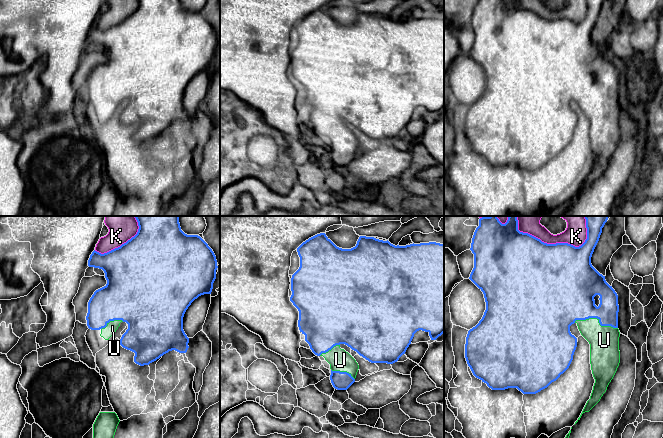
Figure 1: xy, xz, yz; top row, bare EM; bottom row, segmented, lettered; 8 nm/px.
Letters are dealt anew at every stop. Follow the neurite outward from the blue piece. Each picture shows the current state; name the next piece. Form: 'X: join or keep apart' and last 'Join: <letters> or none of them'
K: keep apart
U: join
Join: U

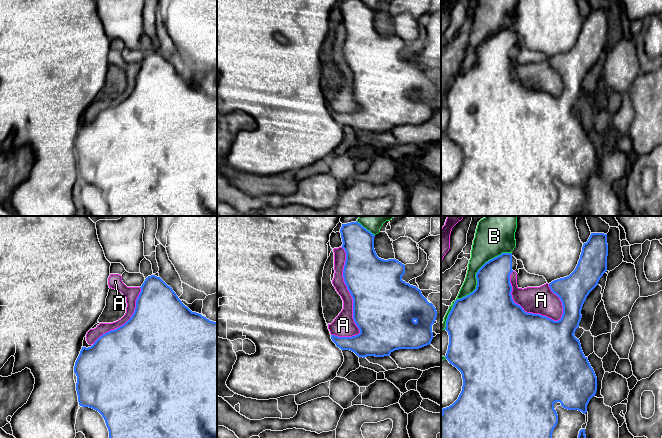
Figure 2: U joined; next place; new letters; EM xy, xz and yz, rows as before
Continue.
A: keep apart
B: keep apart
Join: none of them

